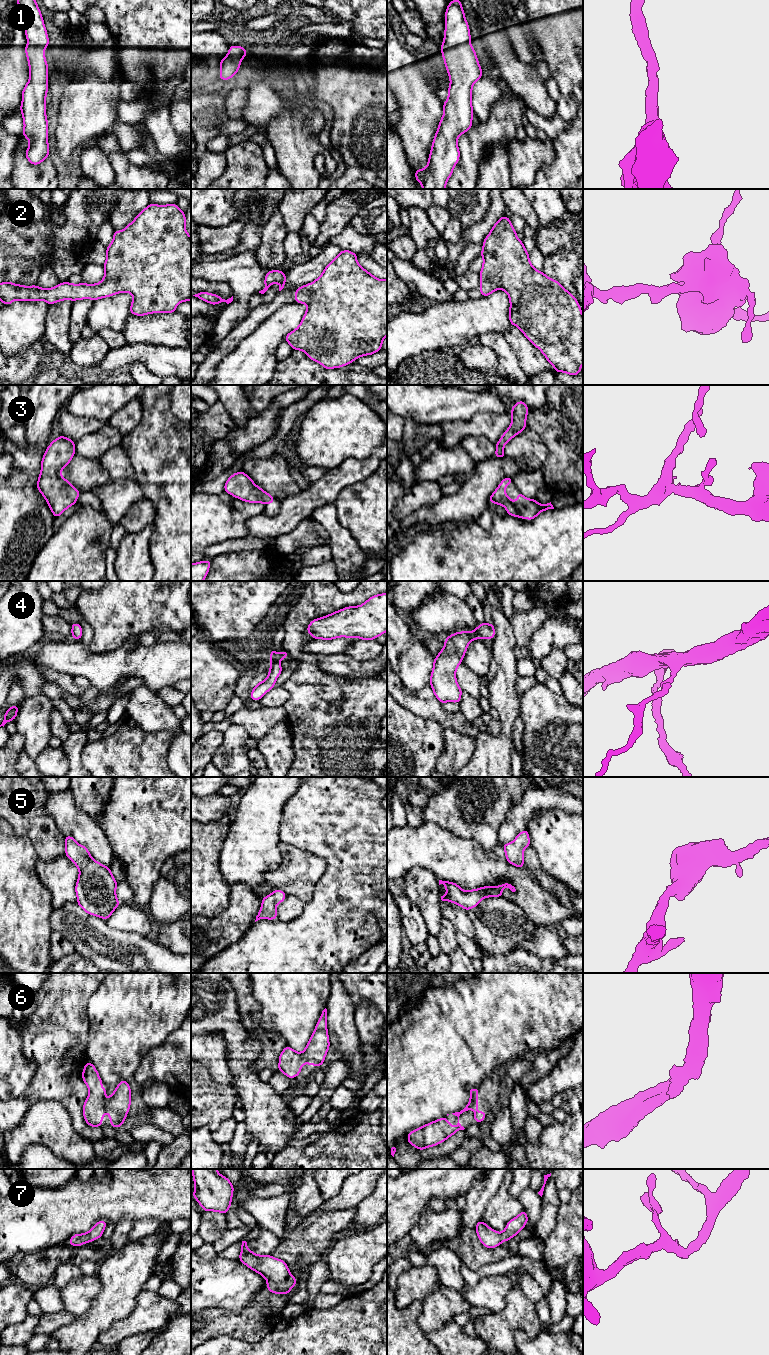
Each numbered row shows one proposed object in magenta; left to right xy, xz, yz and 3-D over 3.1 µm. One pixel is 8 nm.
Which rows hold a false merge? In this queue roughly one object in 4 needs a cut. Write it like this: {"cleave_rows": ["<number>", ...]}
{"cleave_rows": []}

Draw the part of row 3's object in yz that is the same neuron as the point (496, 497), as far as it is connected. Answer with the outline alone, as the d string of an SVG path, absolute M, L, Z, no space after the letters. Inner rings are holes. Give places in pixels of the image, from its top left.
M504 478L490 496L488 503L494 502L497 506L503 505L507 511L507 514L529 520L535 519L536 516L542 511L554 509L551 502L546 505L541 505L536 501L536 499L528 499L520 492L517 493L517 501L513 502L505 493L505 486L512 483L512 478Z

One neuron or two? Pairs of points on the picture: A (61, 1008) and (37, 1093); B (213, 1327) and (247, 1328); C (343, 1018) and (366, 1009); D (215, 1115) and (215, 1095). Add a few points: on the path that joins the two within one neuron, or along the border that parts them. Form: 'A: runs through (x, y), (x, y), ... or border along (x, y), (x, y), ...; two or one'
A: runs through (58, 1029), (58, 1072); one
B: runs through (221, 1327), (239, 1327); one
C: border along (354, 1007), (354, 1023), (360, 1036); two
D: runs through (215, 1110), (215, 1100); one

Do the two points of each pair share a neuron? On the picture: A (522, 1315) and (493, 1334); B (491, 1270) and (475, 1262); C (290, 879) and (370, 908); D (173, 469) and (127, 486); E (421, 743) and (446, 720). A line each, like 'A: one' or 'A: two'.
A: one
B: two
C: two
D: two
E: two

